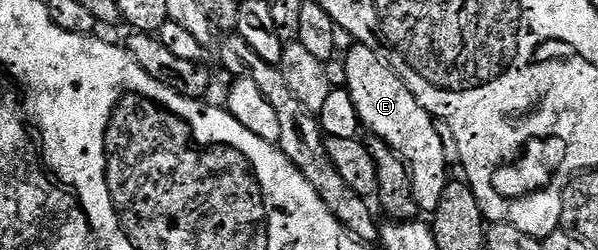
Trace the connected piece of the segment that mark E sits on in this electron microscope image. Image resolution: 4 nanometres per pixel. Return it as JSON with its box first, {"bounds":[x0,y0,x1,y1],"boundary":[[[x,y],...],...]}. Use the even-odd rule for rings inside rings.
{"bounds":[345,45,449,213],"boundary":[[[355,45],[345,56],[345,64],[345,90],[353,97],[353,105],[357,105],[360,124],[366,130],[368,127],[374,138],[381,140],[407,164],[416,208],[420,212],[433,213],[437,205],[441,205],[441,197],[449,182],[447,151],[443,148],[436,120],[419,104],[417,97],[404,85],[403,80],[370,47]]]}

